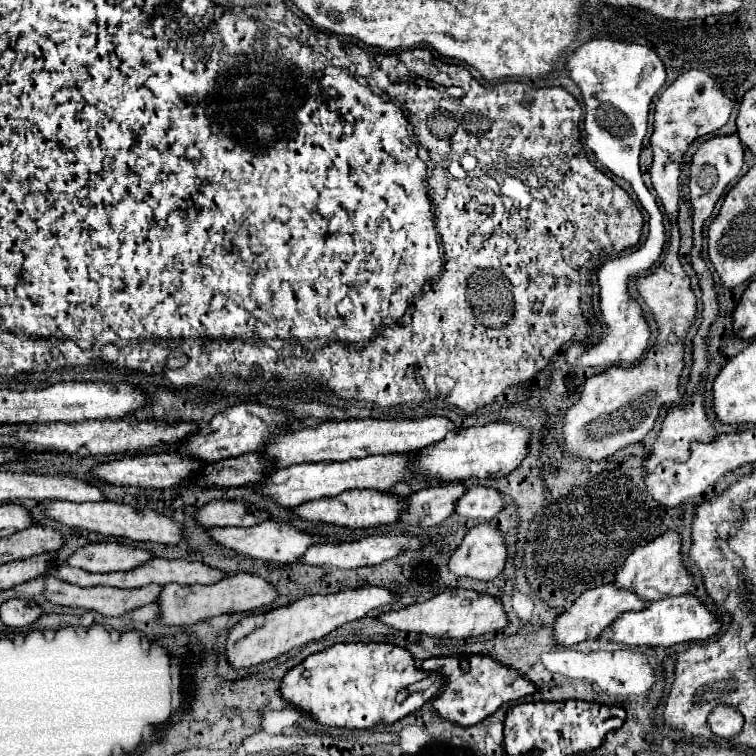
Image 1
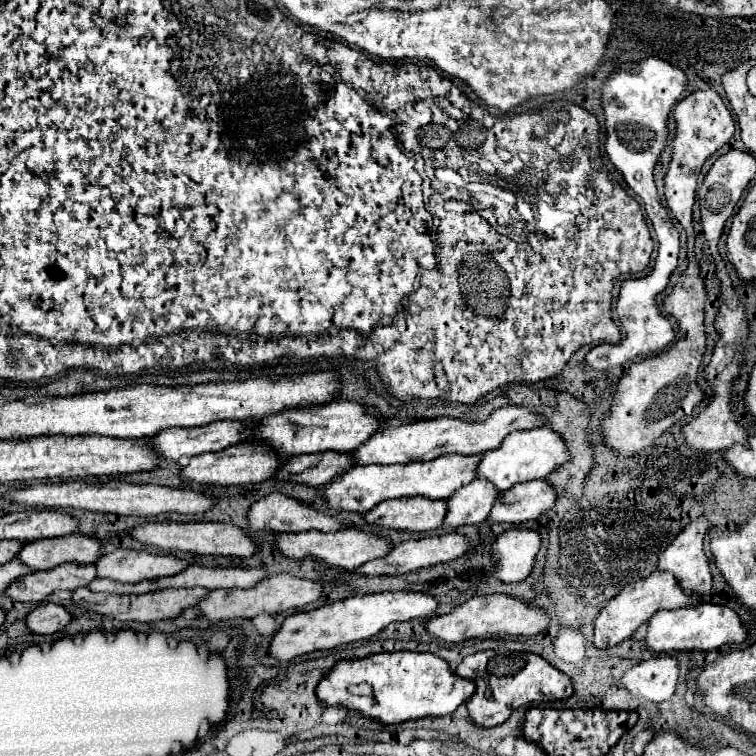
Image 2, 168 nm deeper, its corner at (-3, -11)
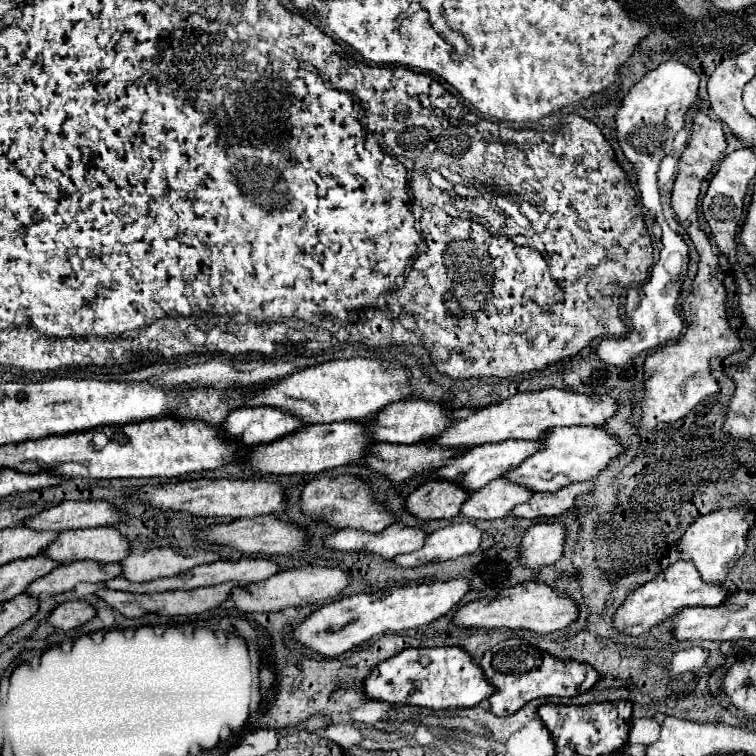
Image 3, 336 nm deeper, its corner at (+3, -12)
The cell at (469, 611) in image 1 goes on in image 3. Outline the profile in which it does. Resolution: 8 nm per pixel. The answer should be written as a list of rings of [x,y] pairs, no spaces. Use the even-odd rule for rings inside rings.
[[[523,582],[511,588],[505,588],[503,598],[493,600],[475,600],[465,604],[455,614],[455,624],[467,626],[467,628],[487,628],[487,630],[531,630],[539,634],[551,634],[557,630],[565,630],[569,624],[573,624],[579,616],[579,606],[573,598],[559,594],[547,584],[539,582]]]

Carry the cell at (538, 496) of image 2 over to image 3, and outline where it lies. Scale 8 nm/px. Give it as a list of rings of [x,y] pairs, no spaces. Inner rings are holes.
[[[585,482],[585,484],[571,484],[569,488],[561,488],[561,492],[535,492],[533,500],[517,506],[513,514],[521,518],[559,518],[575,508],[577,496],[593,490],[595,486]]]

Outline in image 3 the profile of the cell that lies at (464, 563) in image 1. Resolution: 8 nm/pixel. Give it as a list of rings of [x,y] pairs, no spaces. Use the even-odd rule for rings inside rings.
[[[559,520],[541,522],[529,528],[521,544],[521,564],[525,568],[539,568],[555,564],[565,546],[567,528]]]

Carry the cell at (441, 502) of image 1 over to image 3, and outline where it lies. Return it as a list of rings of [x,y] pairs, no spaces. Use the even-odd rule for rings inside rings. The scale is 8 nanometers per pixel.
[[[493,480],[485,488],[477,490],[477,496],[461,508],[461,516],[471,520],[495,520],[505,518],[513,512],[515,506],[525,504],[533,496],[533,490],[511,482],[511,480]]]

